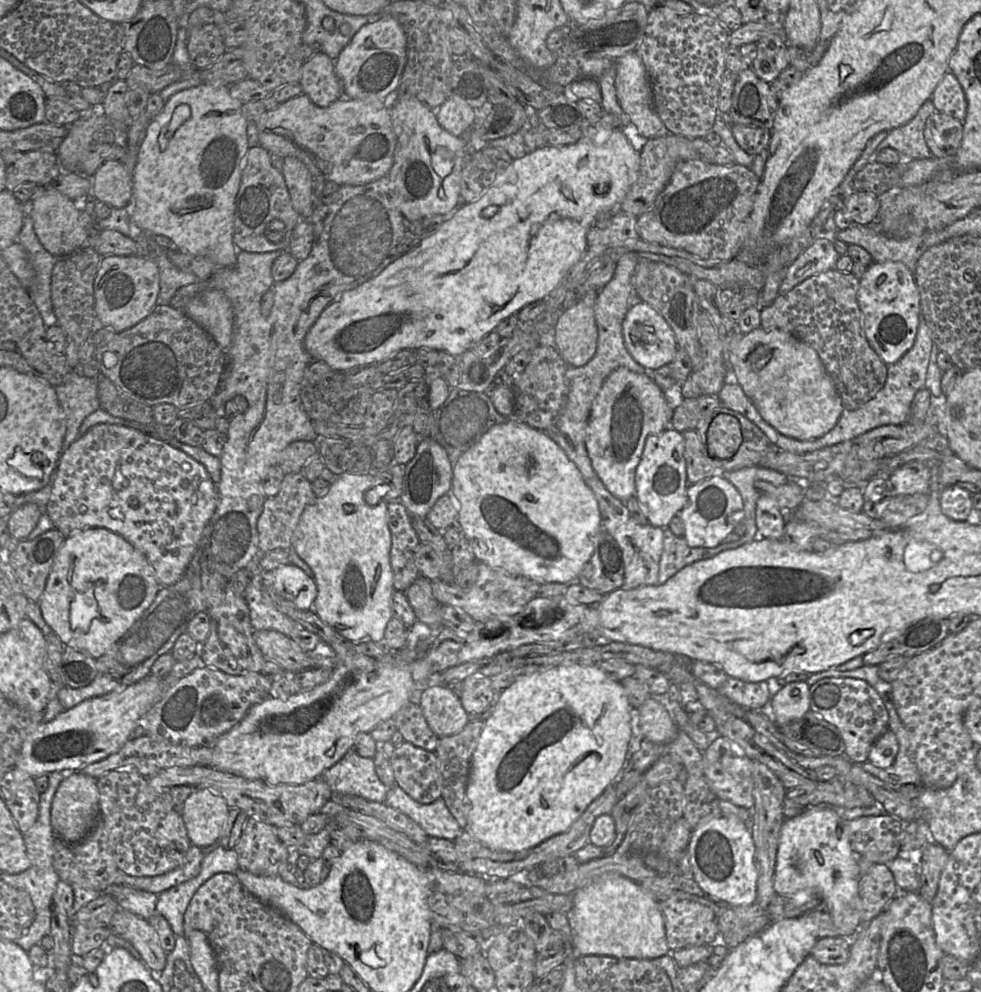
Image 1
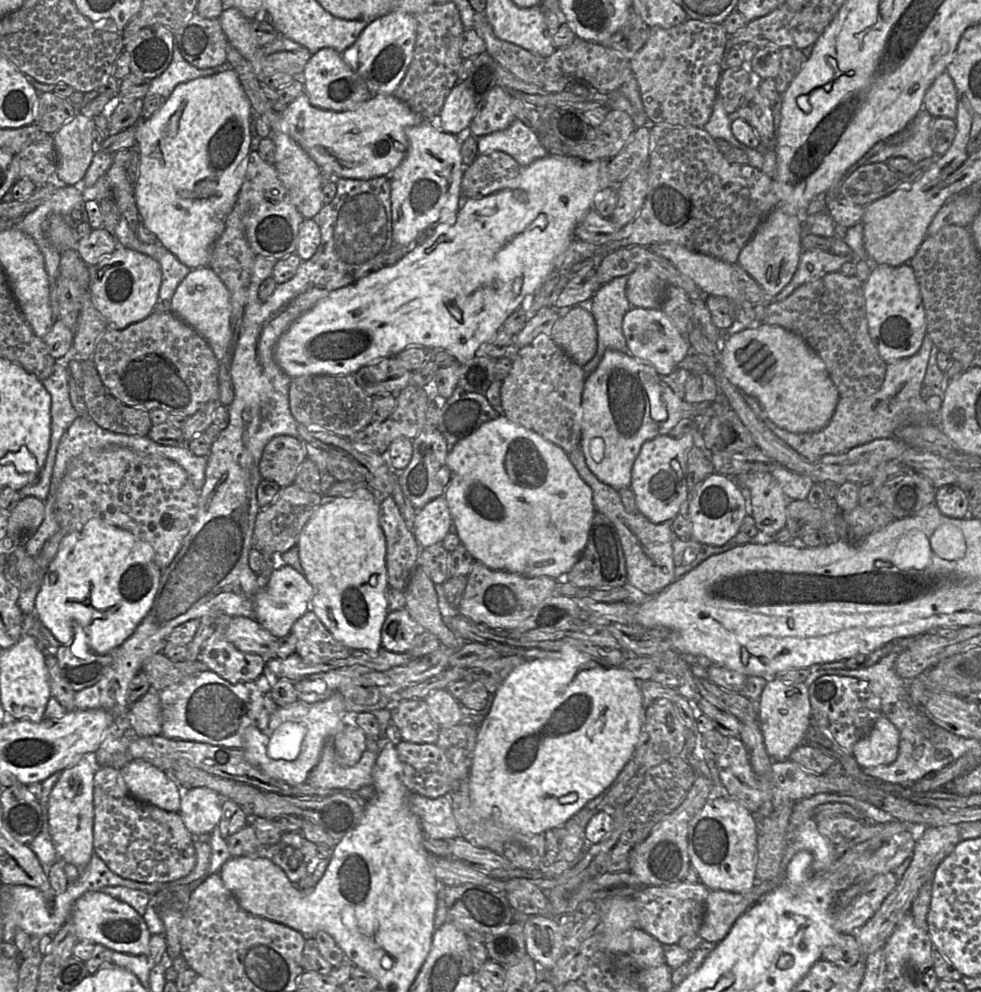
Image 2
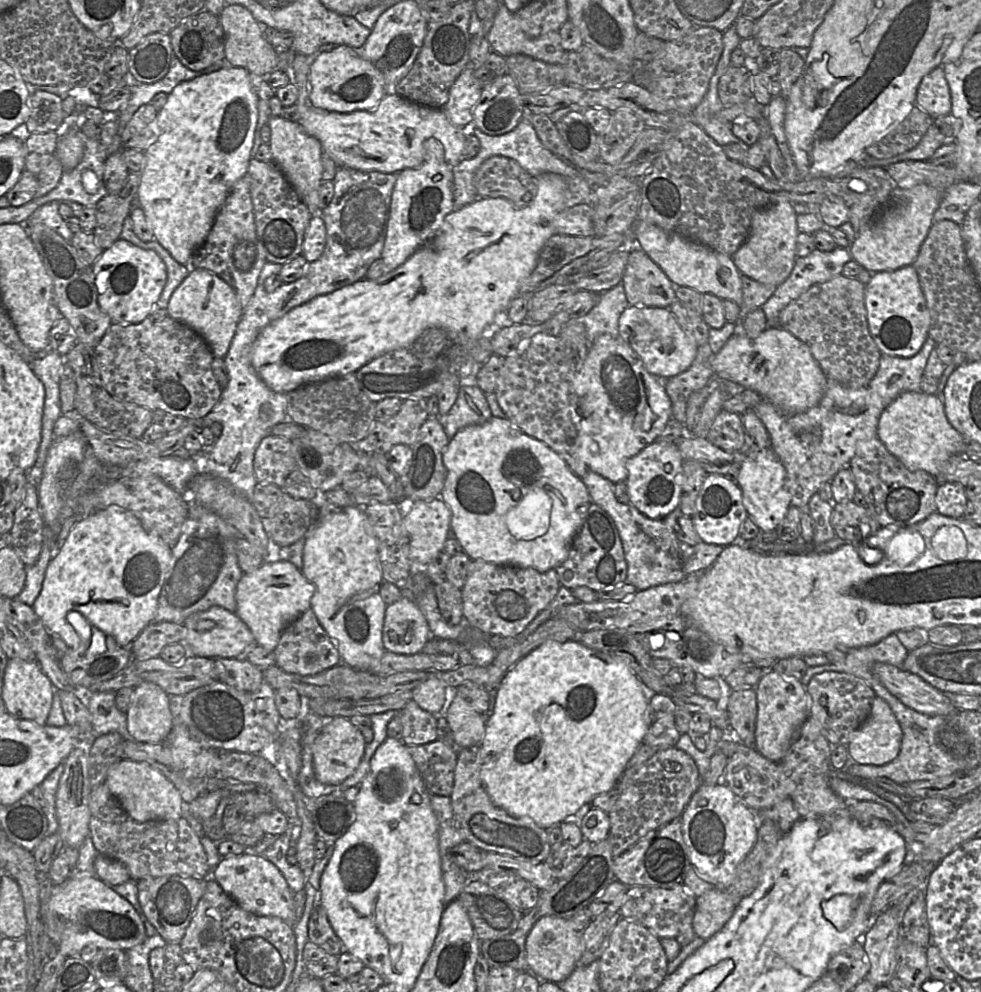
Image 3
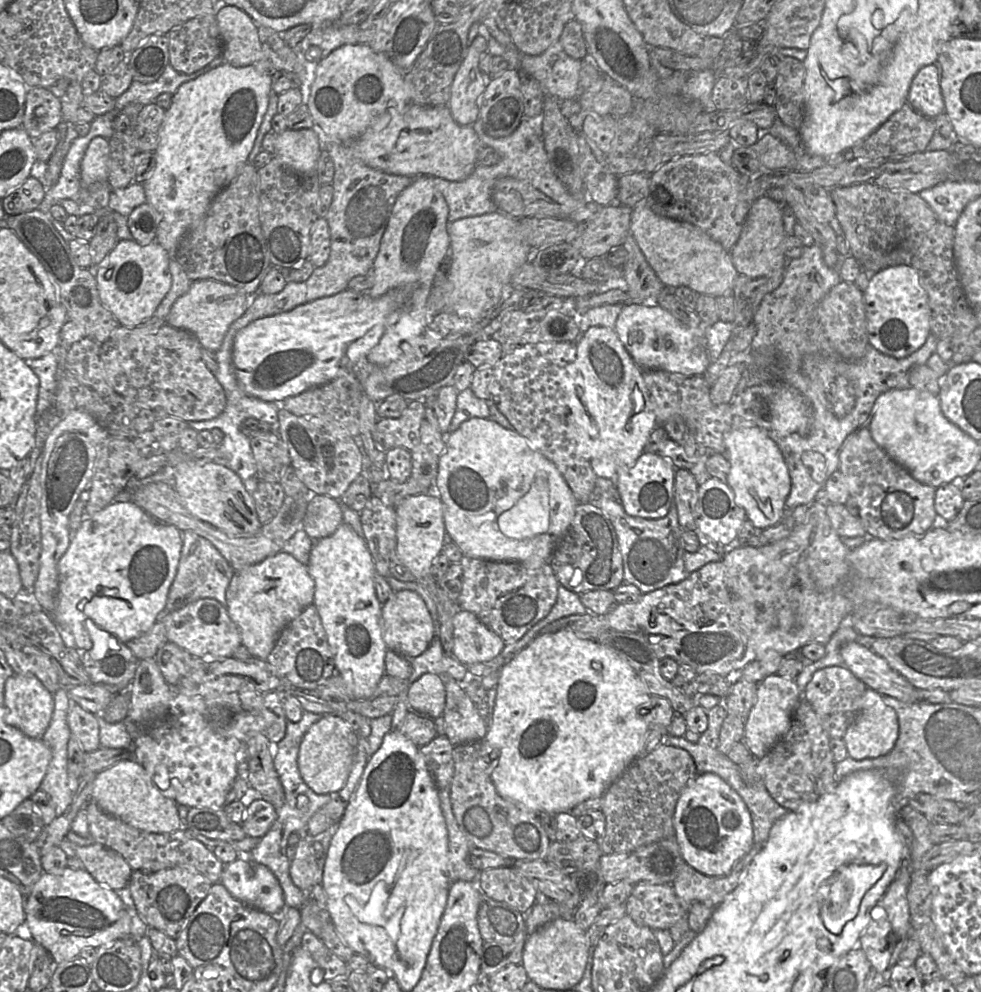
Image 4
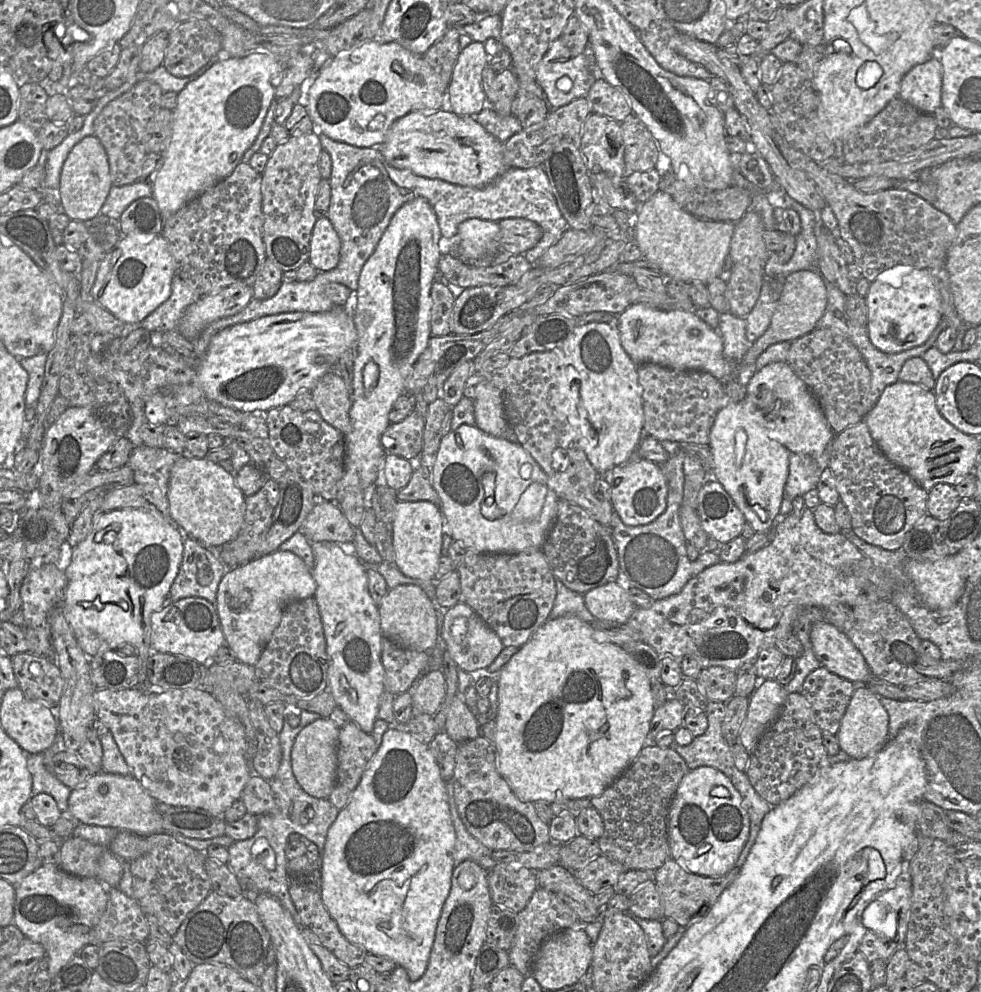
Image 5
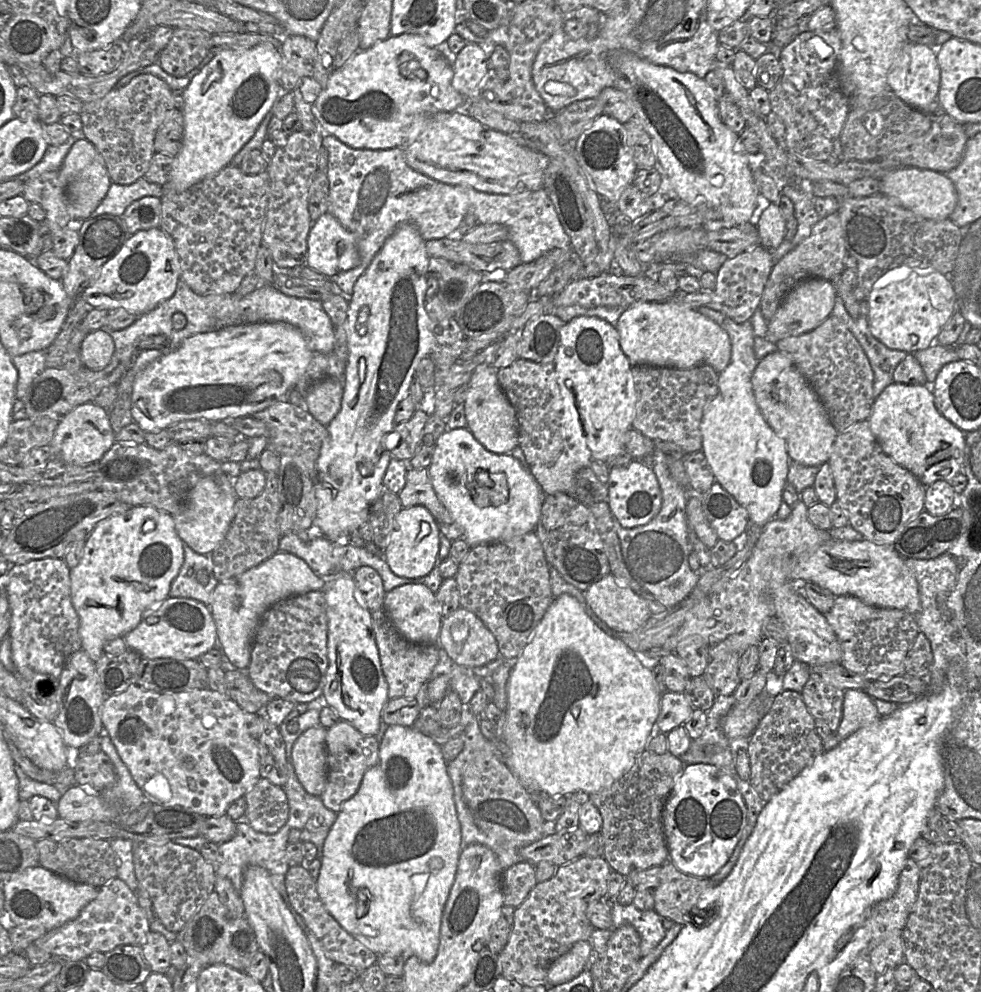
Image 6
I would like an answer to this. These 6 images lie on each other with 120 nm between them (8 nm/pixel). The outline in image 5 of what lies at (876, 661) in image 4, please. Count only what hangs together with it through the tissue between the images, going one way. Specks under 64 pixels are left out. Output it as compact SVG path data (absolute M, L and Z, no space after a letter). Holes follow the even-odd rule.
M814 623L810 640L816 659L830 672L855 685L863 685L873 678L860 651L845 633L831 623Z

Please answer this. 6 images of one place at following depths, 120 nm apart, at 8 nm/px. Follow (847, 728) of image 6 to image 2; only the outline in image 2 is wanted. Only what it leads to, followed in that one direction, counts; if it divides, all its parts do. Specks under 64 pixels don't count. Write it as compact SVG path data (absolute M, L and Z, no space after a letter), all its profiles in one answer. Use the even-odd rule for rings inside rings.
M882 714L869 734L854 745L853 755L862 768L889 765L899 755L899 744L899 731Z

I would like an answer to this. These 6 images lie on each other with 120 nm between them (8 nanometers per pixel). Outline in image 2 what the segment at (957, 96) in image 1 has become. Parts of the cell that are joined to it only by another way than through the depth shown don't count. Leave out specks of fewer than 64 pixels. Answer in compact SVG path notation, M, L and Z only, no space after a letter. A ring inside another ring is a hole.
M946 71L941 73L925 92L923 108L933 118L945 117L955 120L957 114L957 91L952 78Z

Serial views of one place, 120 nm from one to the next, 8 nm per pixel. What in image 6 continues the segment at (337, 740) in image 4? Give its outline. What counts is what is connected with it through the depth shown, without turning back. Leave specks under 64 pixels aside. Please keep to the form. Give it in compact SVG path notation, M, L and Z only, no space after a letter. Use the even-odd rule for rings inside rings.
M318 725L304 731L292 748L295 774L307 793L321 796L327 779L326 728Z

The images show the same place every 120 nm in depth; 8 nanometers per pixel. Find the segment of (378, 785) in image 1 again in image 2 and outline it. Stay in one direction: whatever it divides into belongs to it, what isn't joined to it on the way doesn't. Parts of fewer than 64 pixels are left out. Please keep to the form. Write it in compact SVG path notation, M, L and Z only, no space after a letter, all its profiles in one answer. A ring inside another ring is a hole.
M333 738L328 739L318 764L305 783L314 788L357 792L362 787L373 785L372 771L377 755L366 749L354 766L343 767L336 762Z

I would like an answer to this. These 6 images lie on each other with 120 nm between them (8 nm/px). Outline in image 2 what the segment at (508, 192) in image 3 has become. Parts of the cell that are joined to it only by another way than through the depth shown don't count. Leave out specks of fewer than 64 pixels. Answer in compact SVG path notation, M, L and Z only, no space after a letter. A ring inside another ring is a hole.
M493 151L478 154L473 163L464 166L461 193L465 199L481 199L520 184L521 166L507 153Z

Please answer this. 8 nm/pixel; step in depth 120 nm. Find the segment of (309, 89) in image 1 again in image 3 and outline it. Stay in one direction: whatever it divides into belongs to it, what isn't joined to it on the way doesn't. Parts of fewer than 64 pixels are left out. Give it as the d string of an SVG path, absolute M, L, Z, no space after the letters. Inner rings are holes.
M338 45L331 51L306 56L310 65L310 99L316 108L339 113L372 110L387 94L387 84L382 73L370 61L362 58L357 49Z

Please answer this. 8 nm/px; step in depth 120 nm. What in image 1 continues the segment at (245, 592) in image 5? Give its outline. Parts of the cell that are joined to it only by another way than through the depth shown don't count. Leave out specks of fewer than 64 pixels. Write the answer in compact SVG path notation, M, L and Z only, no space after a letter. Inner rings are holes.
M293 564L266 571L263 580L267 590L275 590L300 610L310 609L317 596L314 579Z

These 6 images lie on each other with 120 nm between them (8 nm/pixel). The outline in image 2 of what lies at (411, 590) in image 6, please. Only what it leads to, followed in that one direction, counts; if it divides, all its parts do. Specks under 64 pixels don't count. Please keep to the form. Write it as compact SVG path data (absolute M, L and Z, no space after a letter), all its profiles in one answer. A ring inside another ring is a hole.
M405 608L387 614L381 630L381 646L391 652L405 653L410 650L417 635L426 630Z

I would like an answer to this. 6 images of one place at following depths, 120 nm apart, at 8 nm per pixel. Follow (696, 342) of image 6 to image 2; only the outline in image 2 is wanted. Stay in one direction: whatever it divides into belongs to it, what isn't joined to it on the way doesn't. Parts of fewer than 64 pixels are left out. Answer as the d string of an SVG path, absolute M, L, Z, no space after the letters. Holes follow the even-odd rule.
M631 307L624 316L622 330L630 354L639 361L651 364L659 375L670 374L687 354L693 352L688 339L661 309Z

